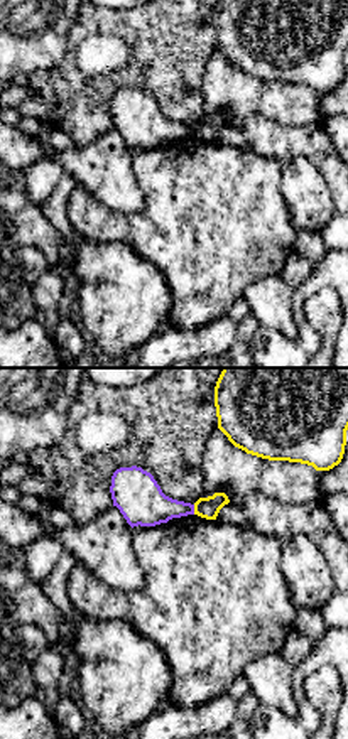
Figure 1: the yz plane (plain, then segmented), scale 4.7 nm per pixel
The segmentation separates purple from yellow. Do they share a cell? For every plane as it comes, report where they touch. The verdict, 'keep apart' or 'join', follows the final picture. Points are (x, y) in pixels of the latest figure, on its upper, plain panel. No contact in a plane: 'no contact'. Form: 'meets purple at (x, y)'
meets purple at (193, 132)

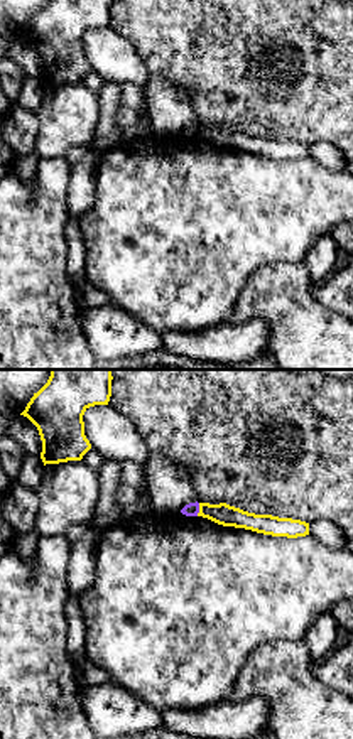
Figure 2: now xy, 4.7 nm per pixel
meets purple at (198, 132)

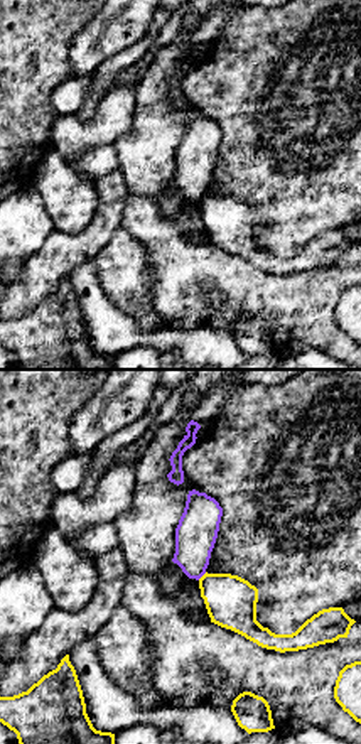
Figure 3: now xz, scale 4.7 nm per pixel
meets purple at (201, 198)

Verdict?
keep apart

